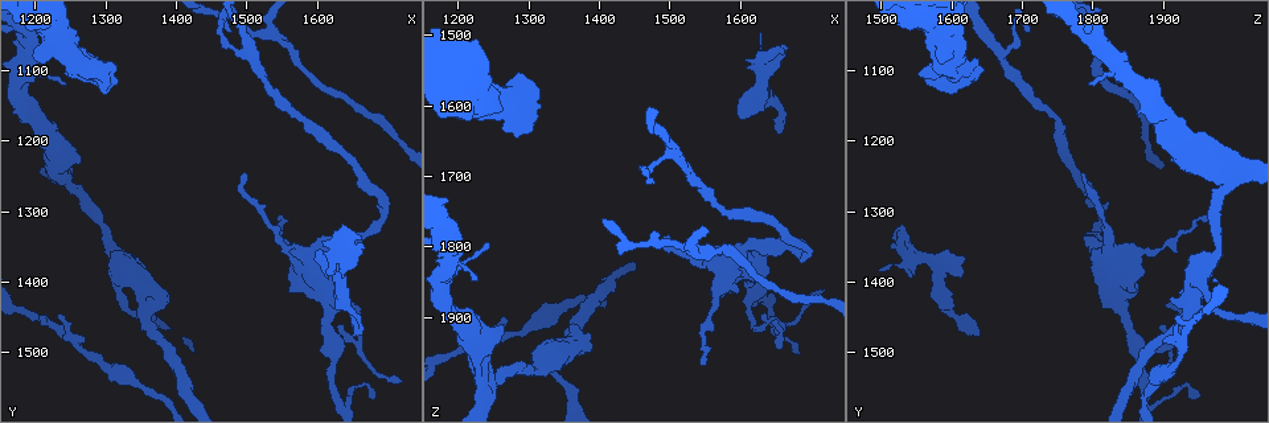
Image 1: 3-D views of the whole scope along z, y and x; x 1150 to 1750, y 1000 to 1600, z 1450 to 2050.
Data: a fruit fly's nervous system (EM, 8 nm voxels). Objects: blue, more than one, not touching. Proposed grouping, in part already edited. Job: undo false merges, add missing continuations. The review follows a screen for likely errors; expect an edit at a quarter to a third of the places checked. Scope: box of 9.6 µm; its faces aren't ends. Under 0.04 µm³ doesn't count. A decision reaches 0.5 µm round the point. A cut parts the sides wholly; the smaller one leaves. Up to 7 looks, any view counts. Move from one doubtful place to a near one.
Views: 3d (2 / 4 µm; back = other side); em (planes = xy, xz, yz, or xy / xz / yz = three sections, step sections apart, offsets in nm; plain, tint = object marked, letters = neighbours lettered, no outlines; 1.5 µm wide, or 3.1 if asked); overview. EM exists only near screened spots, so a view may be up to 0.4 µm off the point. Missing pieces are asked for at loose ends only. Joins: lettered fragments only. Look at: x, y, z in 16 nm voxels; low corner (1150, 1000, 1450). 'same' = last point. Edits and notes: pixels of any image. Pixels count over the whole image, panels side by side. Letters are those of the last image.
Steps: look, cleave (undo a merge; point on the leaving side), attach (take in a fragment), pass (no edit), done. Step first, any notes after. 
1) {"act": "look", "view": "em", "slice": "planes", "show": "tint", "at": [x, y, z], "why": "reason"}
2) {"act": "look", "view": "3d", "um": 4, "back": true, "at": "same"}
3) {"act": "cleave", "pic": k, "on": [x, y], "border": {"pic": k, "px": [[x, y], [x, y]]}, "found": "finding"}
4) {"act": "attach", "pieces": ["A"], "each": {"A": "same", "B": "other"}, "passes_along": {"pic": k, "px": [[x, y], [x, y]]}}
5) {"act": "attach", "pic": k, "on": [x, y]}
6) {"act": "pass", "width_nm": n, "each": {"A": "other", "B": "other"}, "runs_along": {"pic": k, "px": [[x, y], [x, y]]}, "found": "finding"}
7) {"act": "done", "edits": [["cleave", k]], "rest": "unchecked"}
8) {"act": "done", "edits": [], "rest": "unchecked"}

{"act": "look", "view": "em", "slice": "planes", "show": "letters", "at": [1240, 1120, 1805], "why": "an open end"}

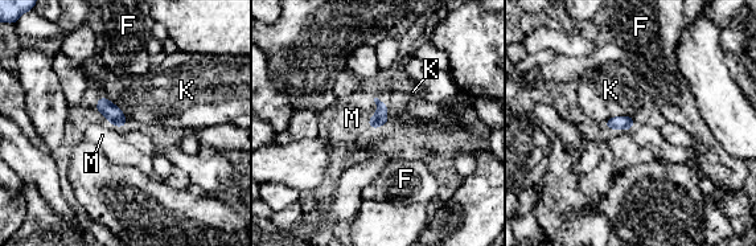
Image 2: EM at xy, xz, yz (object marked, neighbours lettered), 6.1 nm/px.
{"act": "pass", "width_nm": 80, "each": {"F": "other", "K": "other", "M": "other"}, "border": {"pic": 2, "px": [[632, 117], [611, 117], [604, 123]]}, "found": "none of them fits"}

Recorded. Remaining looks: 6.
{"act": "look", "view": "3d", "um": 2, "at": [1290, 1105, 1560]}

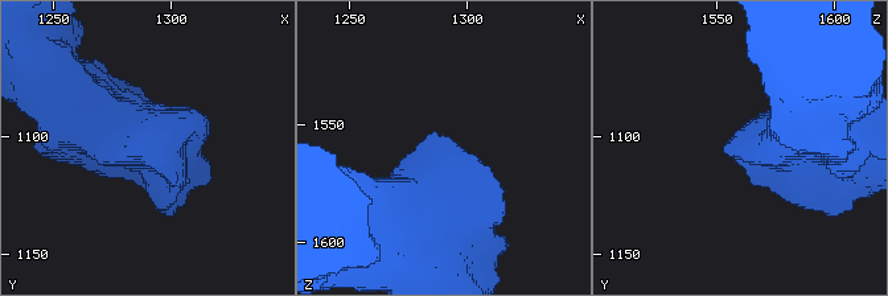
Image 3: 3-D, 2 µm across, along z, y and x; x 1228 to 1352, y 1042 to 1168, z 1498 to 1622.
{"act": "look", "view": "em", "slice": "xy", "step": 4, "show": "tint", "at": [1293, 1106, 1556]}

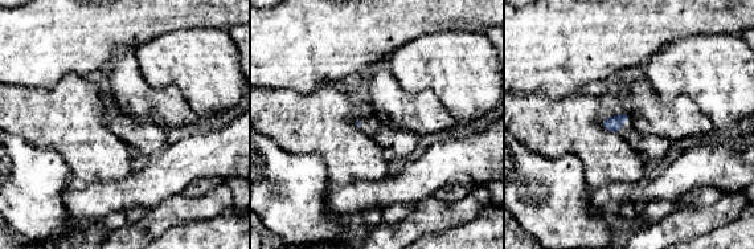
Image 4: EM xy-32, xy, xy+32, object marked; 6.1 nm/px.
{"act": "look", "view": "em", "slice": "planes", "show": "letters", "at": "same"}

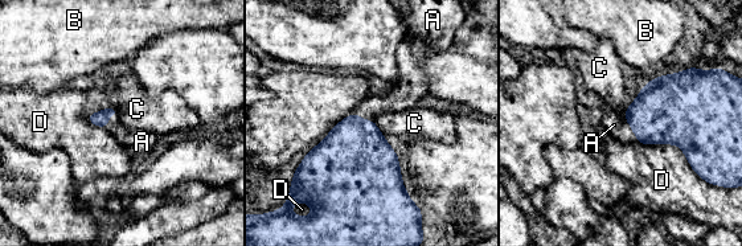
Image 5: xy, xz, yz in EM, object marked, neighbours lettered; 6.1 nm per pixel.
{"act": "attach", "pieces": ["A"], "each": {"A": "same", "B": "other", "C": "other", "D": "other"}, "passes_along": {"pic": 5, "px": [[668, 110], [632, 130], [614, 124]]}, "found": "it goes on there"}

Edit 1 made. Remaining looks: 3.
{"act": "look", "view": "em", "slice": "xz", "step": 4, "show": "tint", "at": [1360, 1425, 1910], "why": "stops while still wide"}

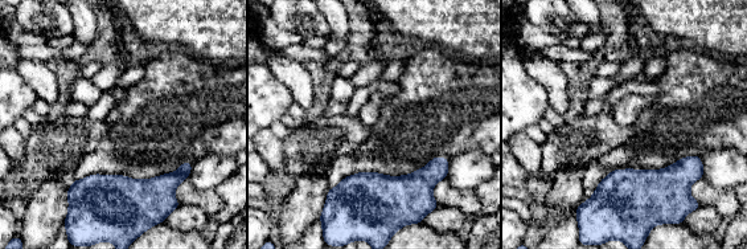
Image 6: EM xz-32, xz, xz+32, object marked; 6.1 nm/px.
{"act": "look", "view": "em", "slice": "xz", "step": 4, "show": "letters", "at": "same"}

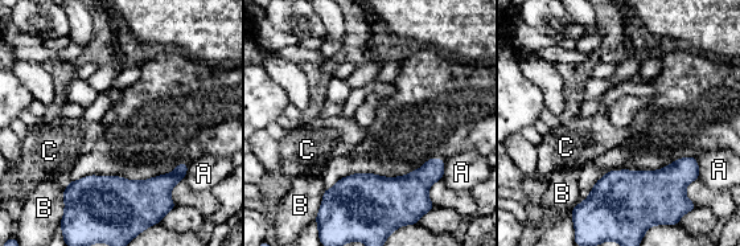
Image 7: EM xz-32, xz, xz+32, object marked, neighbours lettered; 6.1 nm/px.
{"act": "pass", "each": {"A": "other", "B": "other", "C": "other"}, "found": "no lettered fragment goes on from it"}

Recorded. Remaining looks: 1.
{"act": "done", "edits": [["attach", 5]], "rest": "unchecked"}

